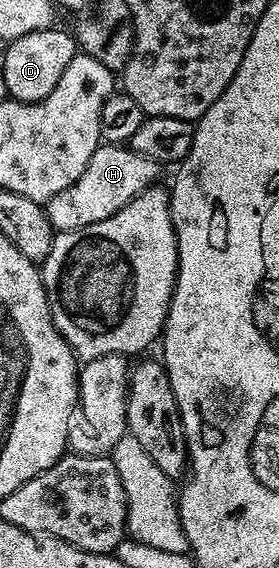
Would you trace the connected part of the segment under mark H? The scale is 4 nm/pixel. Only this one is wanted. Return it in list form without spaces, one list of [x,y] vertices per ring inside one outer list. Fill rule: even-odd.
[[[98,145],[83,176],[79,176],[79,180],[75,180],[71,188],[65,188],[63,192],[59,192],[59,196],[48,202],[45,215],[51,220],[54,231],[86,230],[91,224],[107,220],[115,211],[123,209],[135,196],[154,185],[158,181],[157,170],[158,163],[134,153],[124,145]]]

